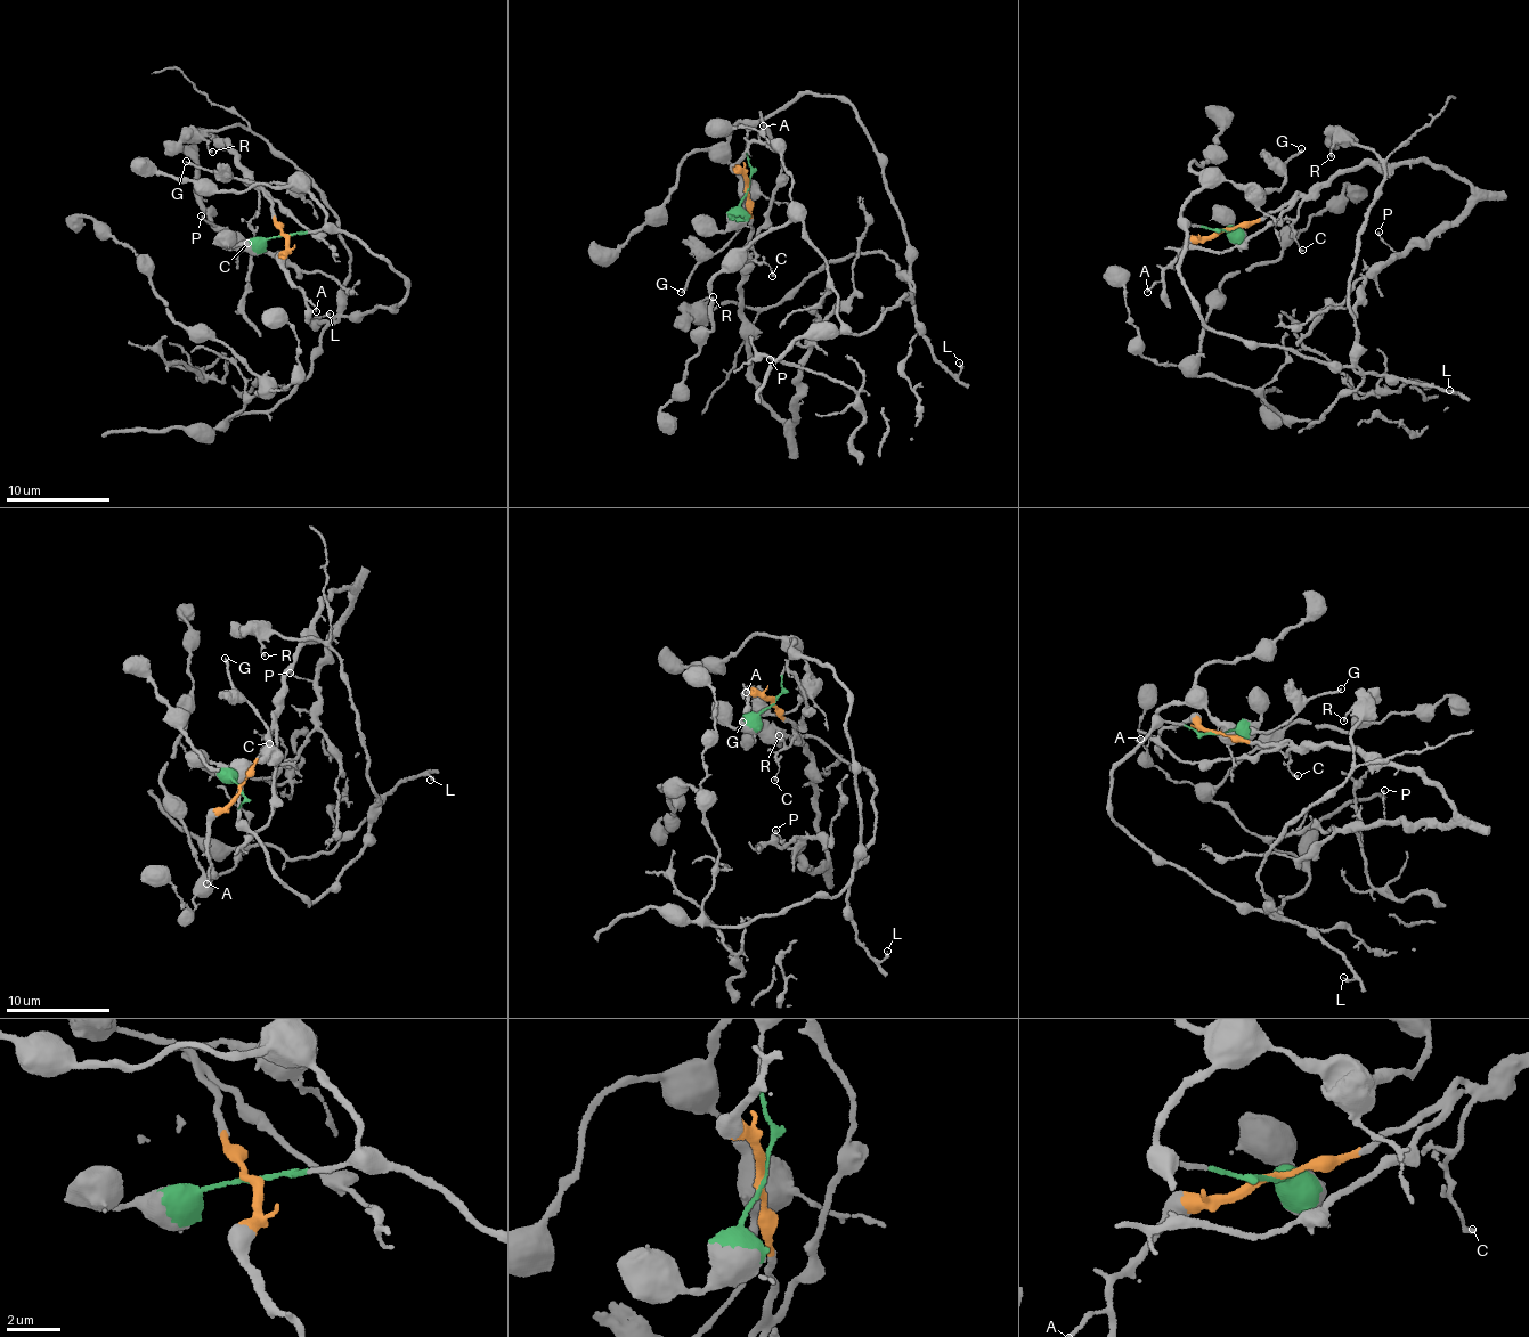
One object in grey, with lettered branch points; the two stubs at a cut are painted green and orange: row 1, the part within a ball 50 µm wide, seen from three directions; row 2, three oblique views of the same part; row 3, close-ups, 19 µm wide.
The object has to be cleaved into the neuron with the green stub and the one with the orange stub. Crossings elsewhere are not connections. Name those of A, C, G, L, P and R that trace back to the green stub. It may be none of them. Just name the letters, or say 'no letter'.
G, L, R

